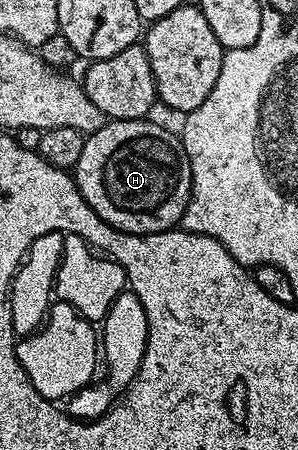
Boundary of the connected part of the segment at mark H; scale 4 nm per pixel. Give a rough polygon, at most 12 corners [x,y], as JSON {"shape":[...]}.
{"shape":[[148,118],[86,138],[77,188],[128,235],[174,230],[193,188]]}

